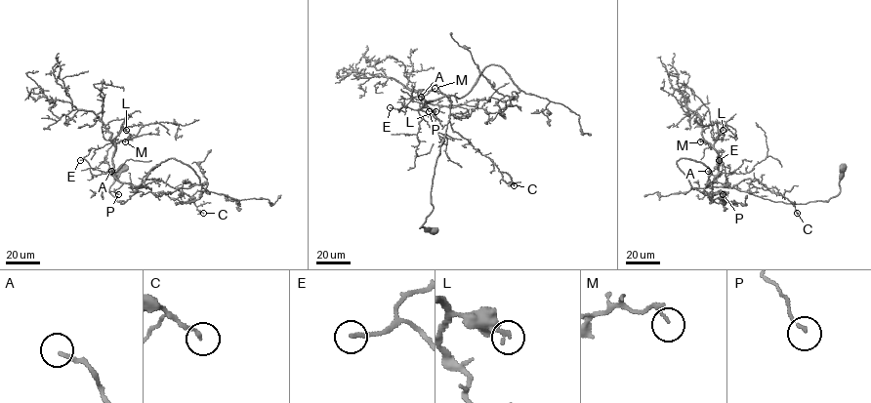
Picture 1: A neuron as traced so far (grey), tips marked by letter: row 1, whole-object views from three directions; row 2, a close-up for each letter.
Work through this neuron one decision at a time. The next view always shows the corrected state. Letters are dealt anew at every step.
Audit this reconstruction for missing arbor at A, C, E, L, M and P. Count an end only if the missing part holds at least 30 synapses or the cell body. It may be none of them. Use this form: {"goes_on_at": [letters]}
{"goes_on_at": ["A", "E", "M"]}

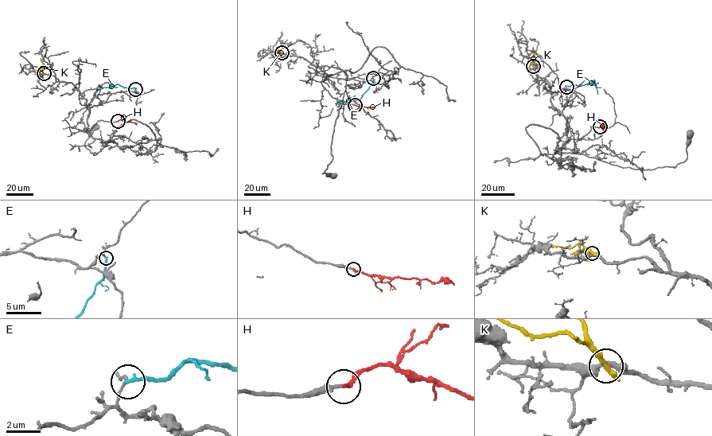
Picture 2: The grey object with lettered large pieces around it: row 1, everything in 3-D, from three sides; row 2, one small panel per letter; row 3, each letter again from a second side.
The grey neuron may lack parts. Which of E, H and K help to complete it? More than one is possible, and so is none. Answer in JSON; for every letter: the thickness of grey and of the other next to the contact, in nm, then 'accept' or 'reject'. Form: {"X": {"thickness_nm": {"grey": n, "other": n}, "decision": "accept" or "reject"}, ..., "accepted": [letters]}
{"E": {"thickness_nm": {"grey": 170, "other": 220}, "decision": "reject"}, "H": {"thickness_nm": {"grey": 200, "other": 280}, "decision": "accept"}, "K": {"thickness_nm": {"grey": 300, "other": 320}, "decision": "reject"}, "accepted": ["H"]}

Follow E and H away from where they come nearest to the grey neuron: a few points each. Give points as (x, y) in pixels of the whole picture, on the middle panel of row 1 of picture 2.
E: (373, 79), (359, 99), (335, 103)
H: (355, 105), (374, 107)

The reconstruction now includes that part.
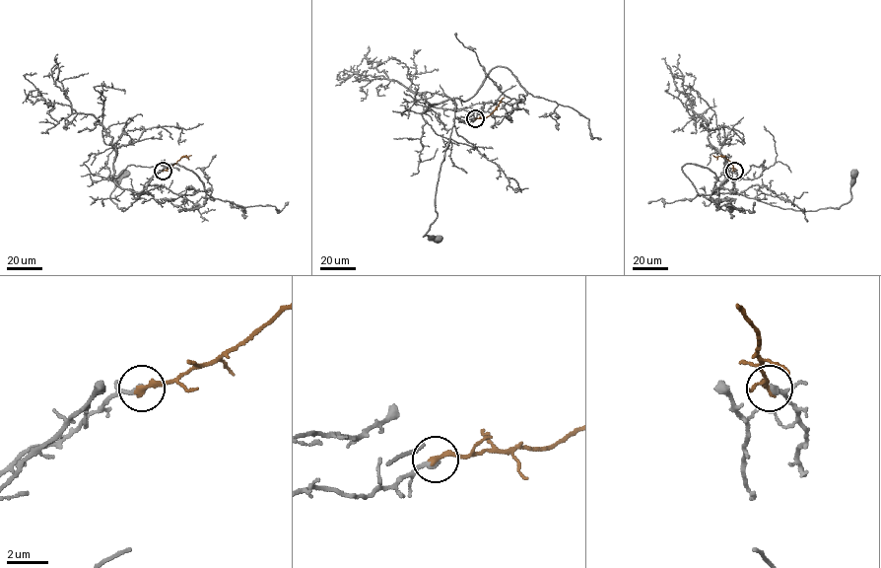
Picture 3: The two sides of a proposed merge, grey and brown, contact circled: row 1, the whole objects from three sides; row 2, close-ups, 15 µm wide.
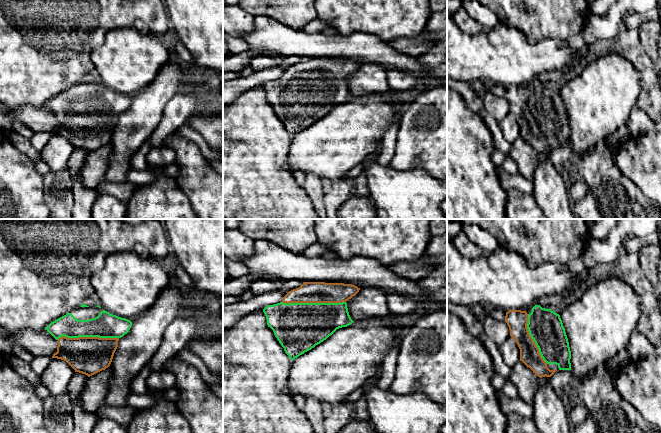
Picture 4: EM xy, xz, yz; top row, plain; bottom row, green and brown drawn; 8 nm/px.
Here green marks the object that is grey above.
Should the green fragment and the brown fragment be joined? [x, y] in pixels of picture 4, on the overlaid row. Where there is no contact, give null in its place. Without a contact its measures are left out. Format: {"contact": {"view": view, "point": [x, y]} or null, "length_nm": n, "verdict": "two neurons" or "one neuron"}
{"contact": {"view": "xz", "point": [314, 303]}, "length_nm": 500, "verdict": "one neuron"}

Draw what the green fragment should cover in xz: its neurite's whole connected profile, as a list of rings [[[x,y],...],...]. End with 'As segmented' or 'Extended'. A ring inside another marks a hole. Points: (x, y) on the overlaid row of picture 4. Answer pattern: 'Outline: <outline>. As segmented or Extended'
Outline: [[[305,282],[299,288],[289,291],[280,303],[266,306],[263,312],[268,327],[273,330],[285,353],[294,360],[326,340],[337,329],[354,322],[346,302],[359,290],[352,284]]]. Extended

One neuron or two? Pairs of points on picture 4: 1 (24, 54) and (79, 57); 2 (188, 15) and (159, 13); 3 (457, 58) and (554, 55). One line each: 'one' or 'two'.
1: one
2: two
3: one

